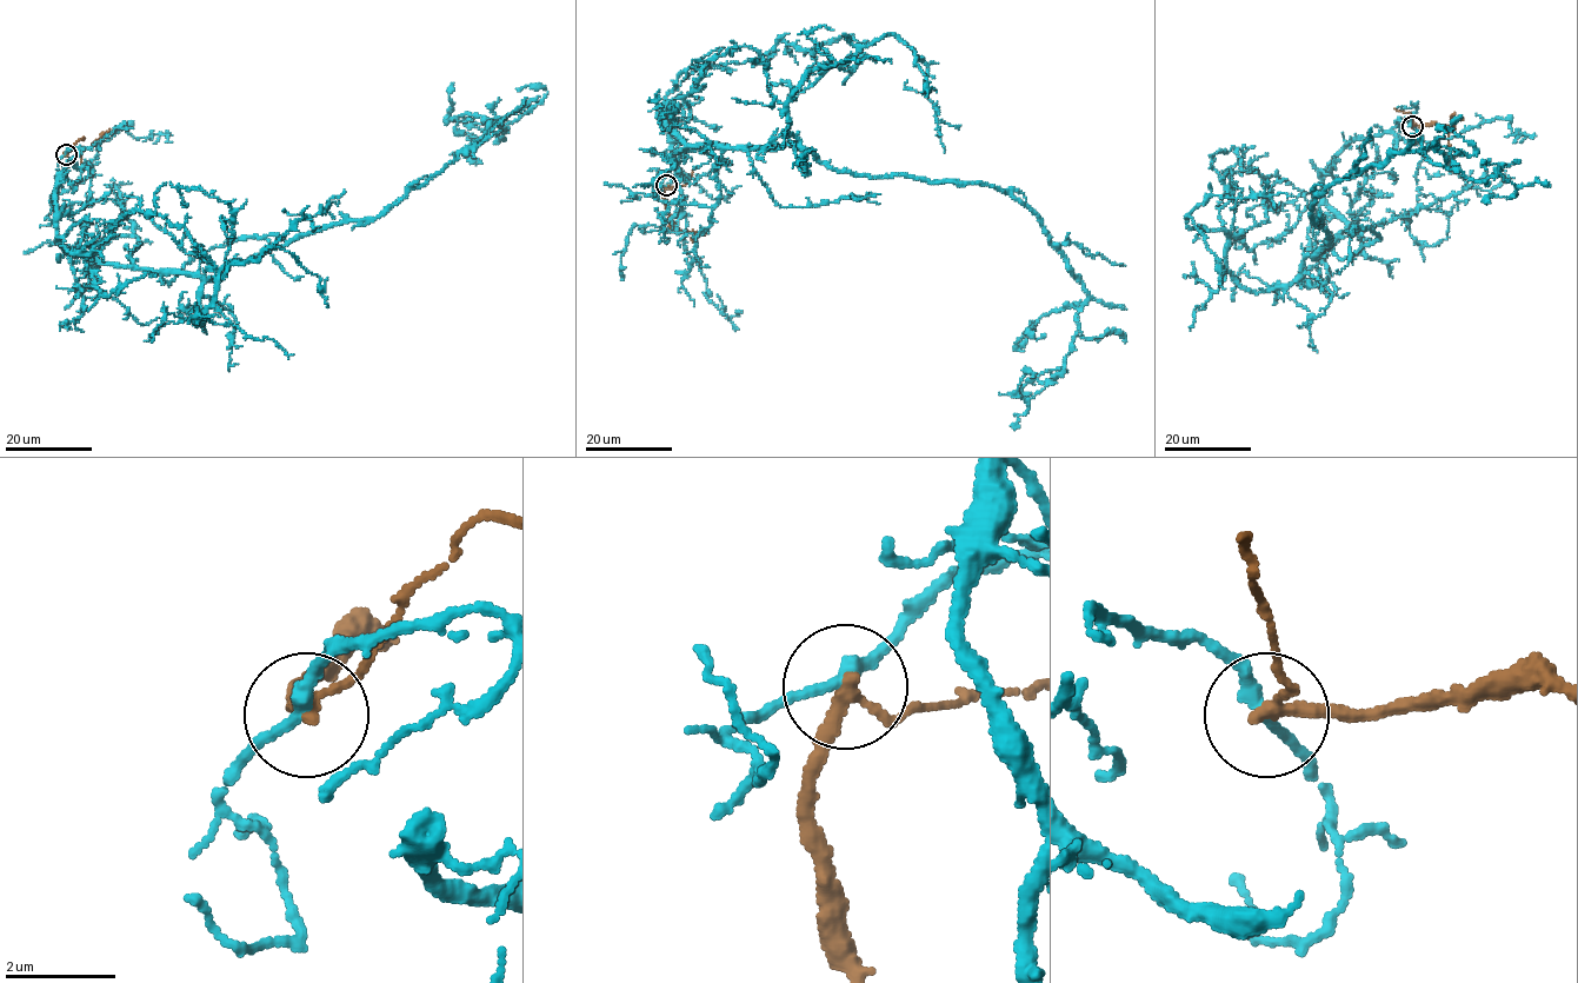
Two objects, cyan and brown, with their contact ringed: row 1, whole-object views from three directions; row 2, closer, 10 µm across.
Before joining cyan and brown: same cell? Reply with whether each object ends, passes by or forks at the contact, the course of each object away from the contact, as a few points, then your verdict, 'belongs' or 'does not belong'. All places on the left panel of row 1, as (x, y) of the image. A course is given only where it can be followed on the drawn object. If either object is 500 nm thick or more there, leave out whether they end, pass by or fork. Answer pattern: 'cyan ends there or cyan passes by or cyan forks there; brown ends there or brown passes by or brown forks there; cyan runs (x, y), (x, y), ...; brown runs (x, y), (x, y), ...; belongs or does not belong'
cyan passes by; brown passes by; cyan runs (66, 154), (82, 150), (58, 178), (60, 245), (217, 279), (375, 219), (504, 119), (467, 153), (481, 163); brown runs (66, 154), (72, 148), (88, 148), (114, 131); does not belong

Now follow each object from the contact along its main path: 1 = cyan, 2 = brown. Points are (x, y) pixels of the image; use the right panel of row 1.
1: (1411, 126), (1325, 172), (1347, 226), (1312, 258), (1317, 196), (1395, 153), (1517, 190), (1485, 203)
2: (1412, 126), (1438, 125), (1452, 130), (1451, 114)

